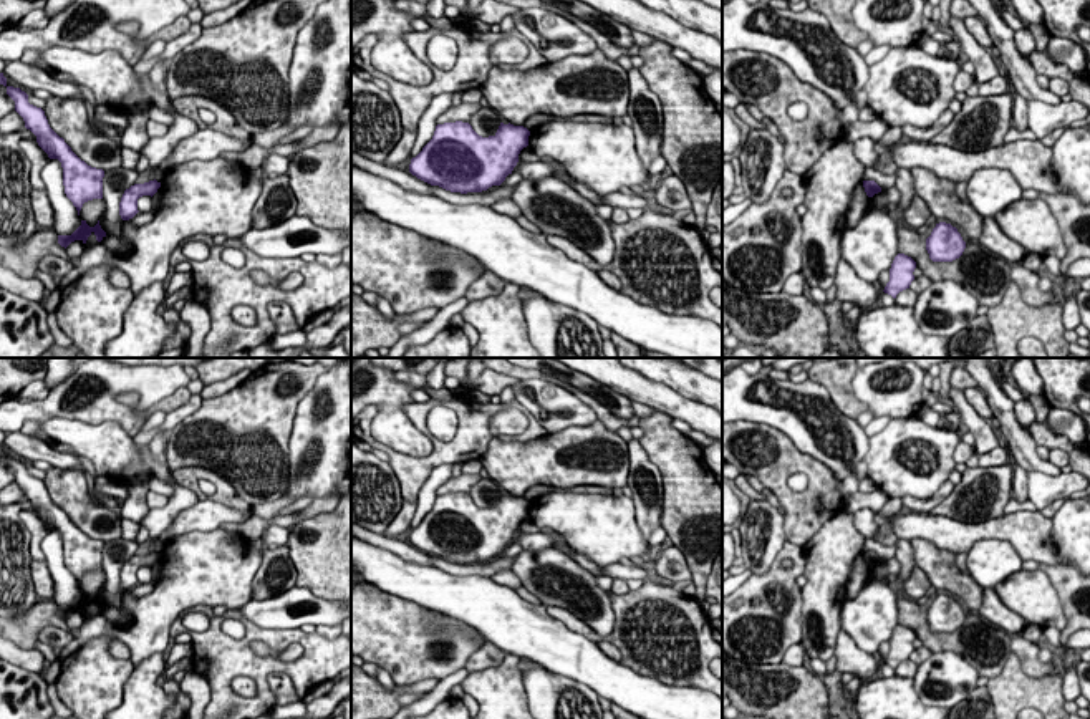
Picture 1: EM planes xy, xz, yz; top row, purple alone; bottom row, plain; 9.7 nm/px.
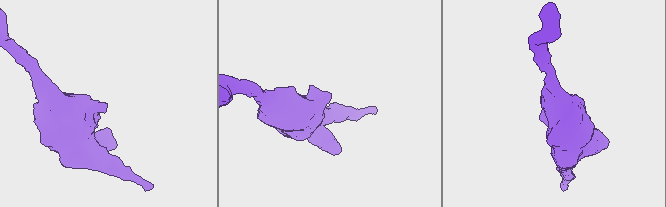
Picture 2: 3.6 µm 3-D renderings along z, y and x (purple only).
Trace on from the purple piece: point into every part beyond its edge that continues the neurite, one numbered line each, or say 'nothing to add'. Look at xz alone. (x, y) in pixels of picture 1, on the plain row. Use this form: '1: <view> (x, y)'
nothing to add

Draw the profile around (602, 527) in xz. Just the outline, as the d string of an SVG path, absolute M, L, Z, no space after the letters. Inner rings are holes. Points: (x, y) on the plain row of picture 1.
M547 494L530 502L528 519L538 528L563 535L570 548L601 568L653 553L636 525L633 499L626 495Z

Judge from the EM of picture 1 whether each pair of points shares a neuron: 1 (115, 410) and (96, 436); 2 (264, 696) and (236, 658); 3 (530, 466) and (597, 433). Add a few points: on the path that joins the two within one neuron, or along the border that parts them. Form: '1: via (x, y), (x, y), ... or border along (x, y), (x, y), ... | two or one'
1: border along (68, 419), (81, 423), (116, 421), (131, 438) | two
2: via (262, 686), (260, 680), (245, 665) | one
3: via (547, 461), (560, 449), (580, 444) | one

